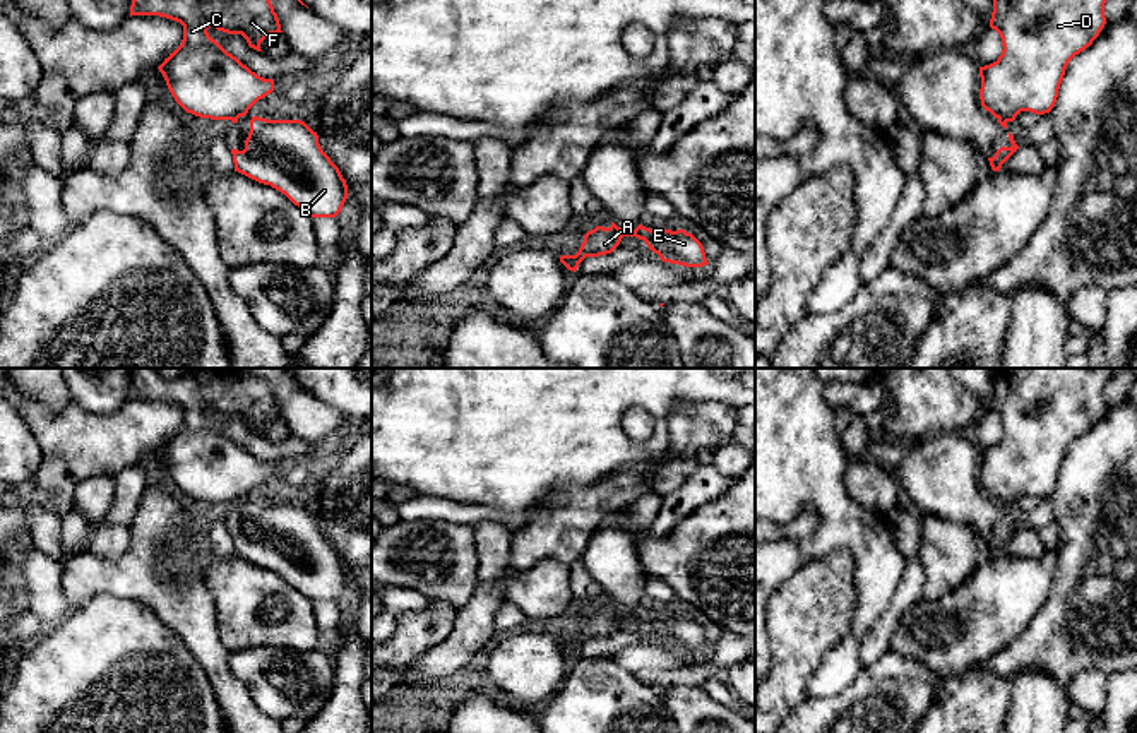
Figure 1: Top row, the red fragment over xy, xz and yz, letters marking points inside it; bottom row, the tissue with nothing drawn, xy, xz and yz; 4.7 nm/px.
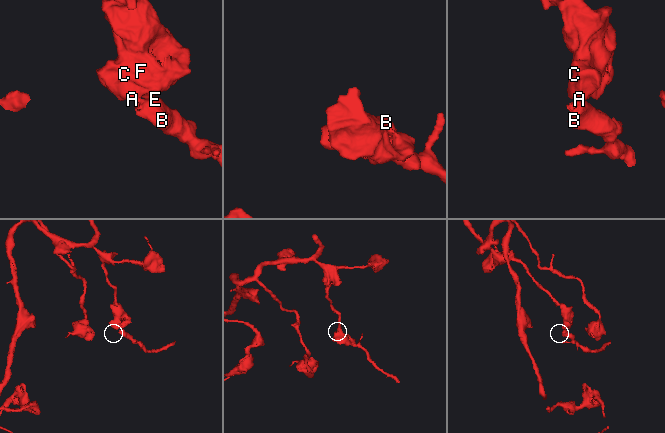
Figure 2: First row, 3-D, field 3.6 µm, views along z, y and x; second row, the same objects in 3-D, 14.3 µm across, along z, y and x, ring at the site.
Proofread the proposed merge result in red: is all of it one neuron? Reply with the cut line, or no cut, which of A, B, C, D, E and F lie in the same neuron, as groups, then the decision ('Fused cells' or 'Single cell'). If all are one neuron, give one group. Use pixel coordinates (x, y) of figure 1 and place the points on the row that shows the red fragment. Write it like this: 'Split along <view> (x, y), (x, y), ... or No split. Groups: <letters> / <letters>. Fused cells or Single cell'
Split along xz (617, 228), (624, 235). Groups: A C D F / B E. Fused cells

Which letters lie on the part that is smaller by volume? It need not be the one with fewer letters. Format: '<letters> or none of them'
B, E

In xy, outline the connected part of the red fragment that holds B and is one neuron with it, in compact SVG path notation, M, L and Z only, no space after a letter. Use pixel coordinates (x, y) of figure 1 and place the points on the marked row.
M252 116L245 149L231 149L235 171L271 185L310 218L336 218L348 185L301 120Z

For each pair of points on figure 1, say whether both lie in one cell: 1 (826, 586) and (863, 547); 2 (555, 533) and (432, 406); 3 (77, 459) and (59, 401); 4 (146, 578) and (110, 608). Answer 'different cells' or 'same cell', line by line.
1: different cells
2: different cells
3: different cells
4: different cells

